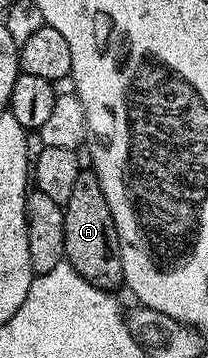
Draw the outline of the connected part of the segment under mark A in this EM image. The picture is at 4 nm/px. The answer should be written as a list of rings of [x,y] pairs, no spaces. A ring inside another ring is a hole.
[[[79,170],[76,185],[72,188],[72,197],[64,205],[64,256],[65,262],[72,265],[84,281],[96,285],[105,291],[114,291],[123,286],[122,258],[118,248],[118,234],[112,221],[112,213],[108,209],[108,201],[104,201],[104,193],[100,189],[100,181],[93,170]]]

